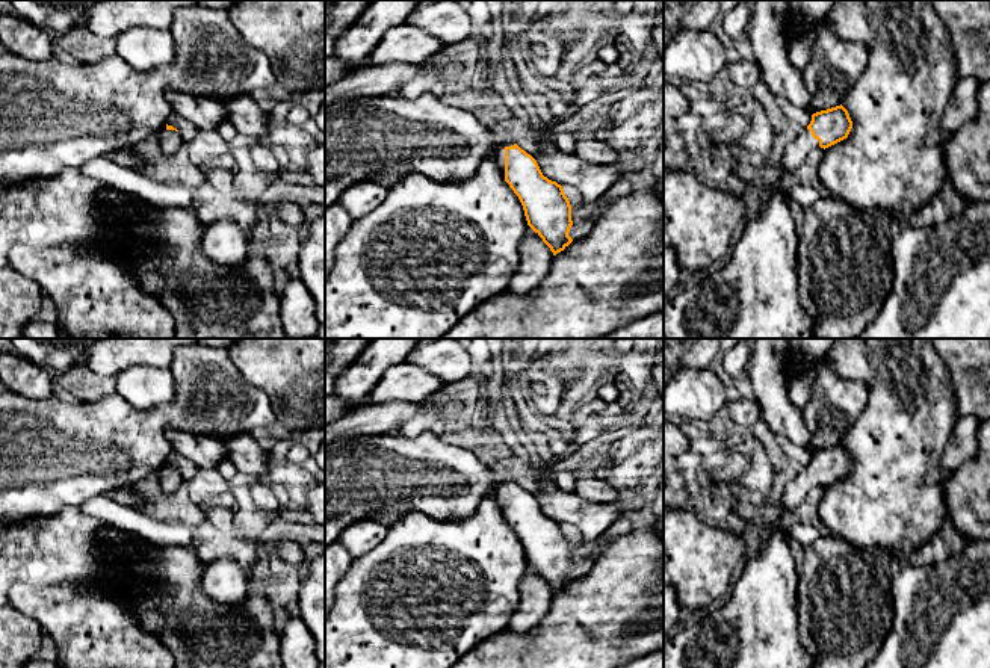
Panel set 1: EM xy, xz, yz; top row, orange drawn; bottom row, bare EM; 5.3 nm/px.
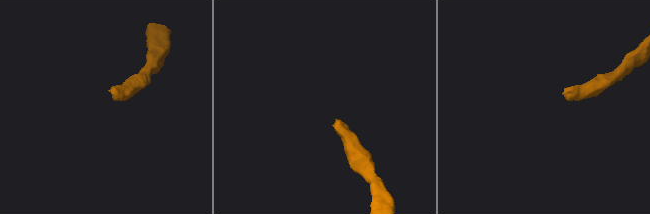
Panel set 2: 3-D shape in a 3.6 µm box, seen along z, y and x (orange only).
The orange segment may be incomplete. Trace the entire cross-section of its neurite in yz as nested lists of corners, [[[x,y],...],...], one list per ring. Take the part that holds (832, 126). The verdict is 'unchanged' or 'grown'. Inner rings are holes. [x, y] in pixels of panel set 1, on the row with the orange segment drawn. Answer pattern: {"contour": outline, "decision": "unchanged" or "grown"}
{"contour": [[[842,104],[813,113],[810,124],[797,130],[786,141],[777,171],[780,174],[790,172],[804,162],[813,148],[825,150],[846,139],[851,128],[852,121]]], "decision": "grown"}

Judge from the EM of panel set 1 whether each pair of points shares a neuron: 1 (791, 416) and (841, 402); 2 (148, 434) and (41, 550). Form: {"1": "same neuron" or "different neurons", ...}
{"1": "different neurons", "2": "different neurons"}

